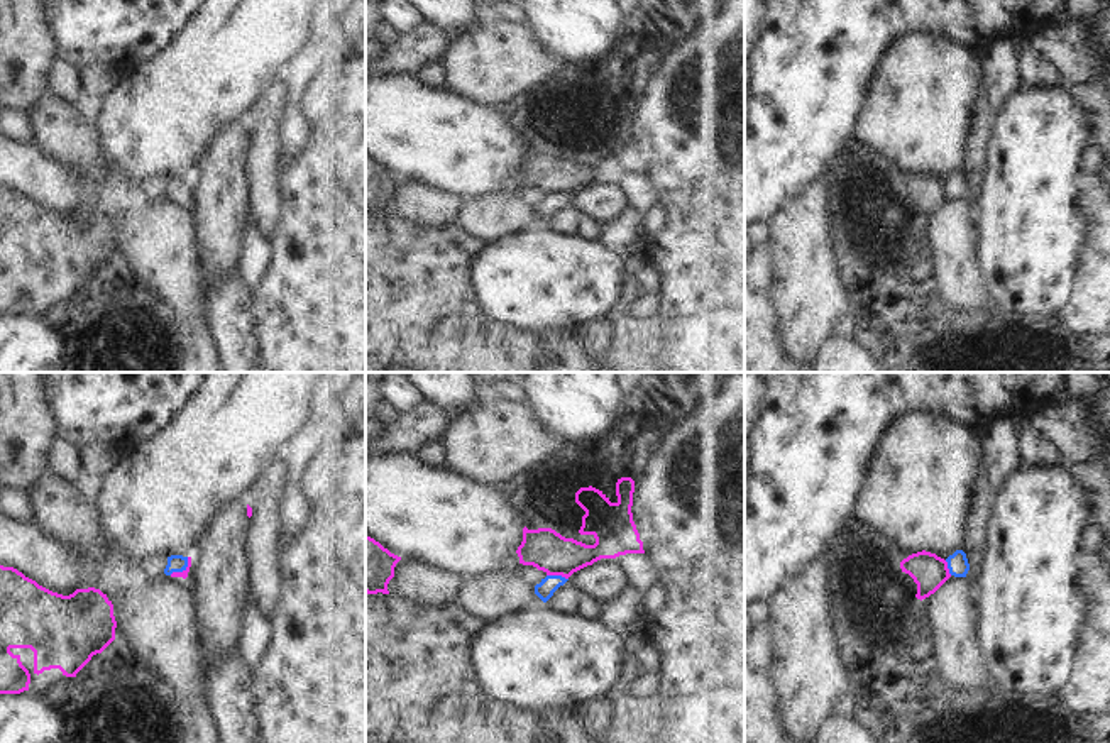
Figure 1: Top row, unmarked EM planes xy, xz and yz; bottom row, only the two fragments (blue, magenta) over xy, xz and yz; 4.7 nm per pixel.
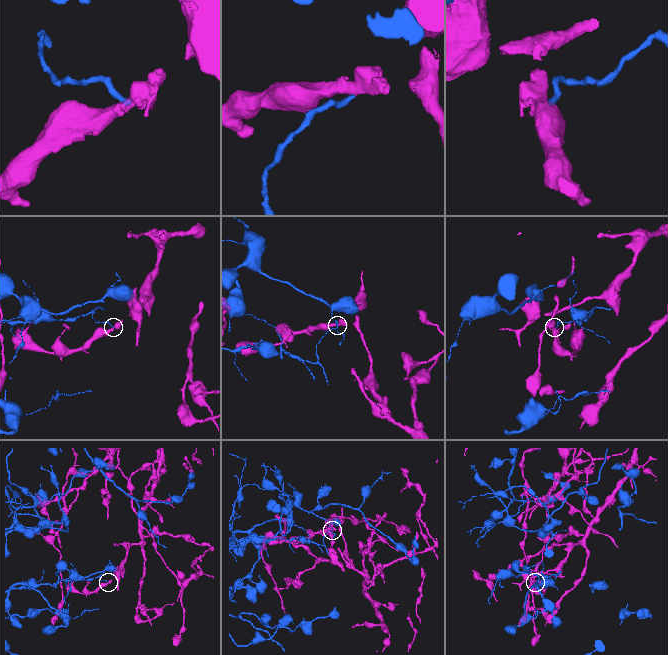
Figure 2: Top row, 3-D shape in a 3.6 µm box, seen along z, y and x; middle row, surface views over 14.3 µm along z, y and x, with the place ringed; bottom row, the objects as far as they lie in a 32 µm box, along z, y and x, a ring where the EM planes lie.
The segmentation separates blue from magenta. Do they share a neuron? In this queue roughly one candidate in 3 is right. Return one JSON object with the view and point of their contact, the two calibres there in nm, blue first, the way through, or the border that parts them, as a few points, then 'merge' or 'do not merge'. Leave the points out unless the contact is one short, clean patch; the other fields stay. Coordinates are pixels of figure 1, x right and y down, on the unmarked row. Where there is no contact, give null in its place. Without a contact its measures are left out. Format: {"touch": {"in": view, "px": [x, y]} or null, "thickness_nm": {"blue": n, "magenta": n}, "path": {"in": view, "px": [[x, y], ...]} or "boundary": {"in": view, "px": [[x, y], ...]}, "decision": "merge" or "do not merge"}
{"touch": {"in": "xz", "px": [557, 197]}, "thickness_nm": {"blue": 90, "magenta": 200}, "decision": "do not merge"}

